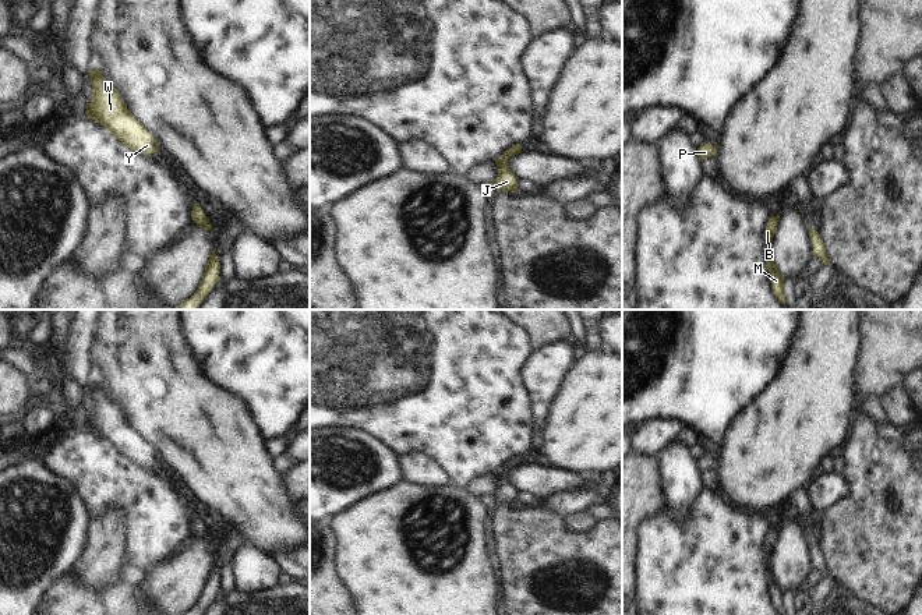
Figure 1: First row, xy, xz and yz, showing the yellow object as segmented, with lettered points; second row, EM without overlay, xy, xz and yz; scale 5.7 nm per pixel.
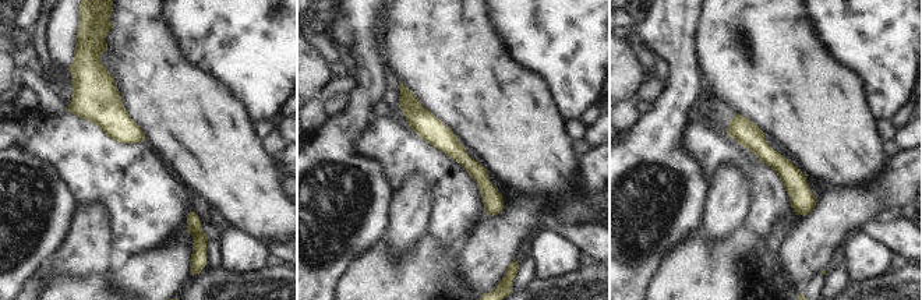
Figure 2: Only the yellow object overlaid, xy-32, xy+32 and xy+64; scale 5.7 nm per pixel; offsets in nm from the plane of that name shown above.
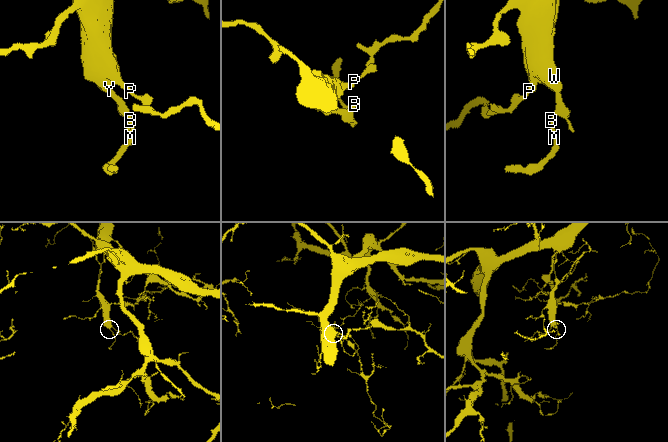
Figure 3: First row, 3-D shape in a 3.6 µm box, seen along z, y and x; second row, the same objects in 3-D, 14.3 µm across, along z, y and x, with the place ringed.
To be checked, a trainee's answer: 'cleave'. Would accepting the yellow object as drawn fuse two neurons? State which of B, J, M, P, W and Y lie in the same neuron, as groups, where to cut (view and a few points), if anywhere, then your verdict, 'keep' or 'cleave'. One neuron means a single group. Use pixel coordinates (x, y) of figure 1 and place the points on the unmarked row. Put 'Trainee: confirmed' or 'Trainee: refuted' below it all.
groups B J M P W Y; cut none; keep
Trainee: refuted

